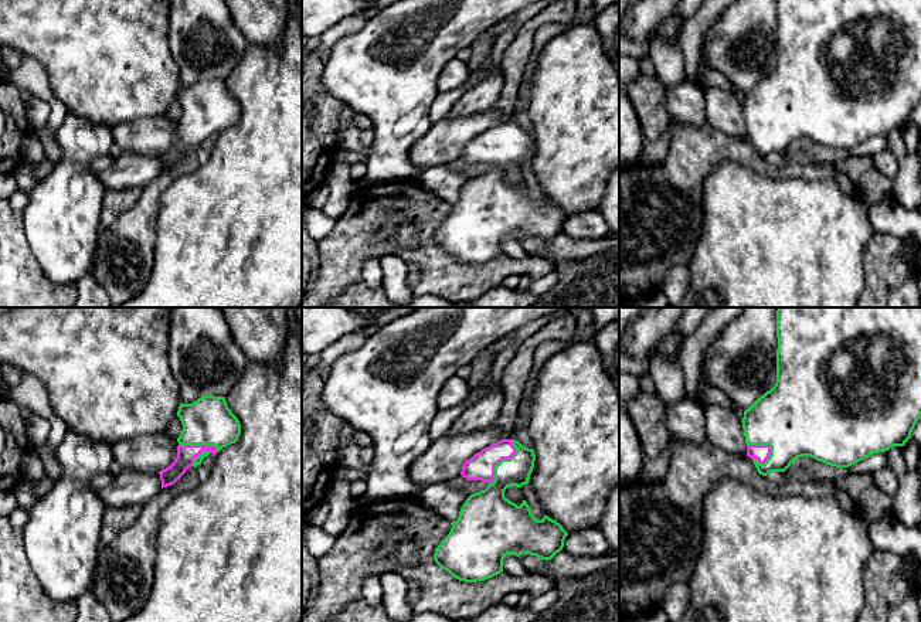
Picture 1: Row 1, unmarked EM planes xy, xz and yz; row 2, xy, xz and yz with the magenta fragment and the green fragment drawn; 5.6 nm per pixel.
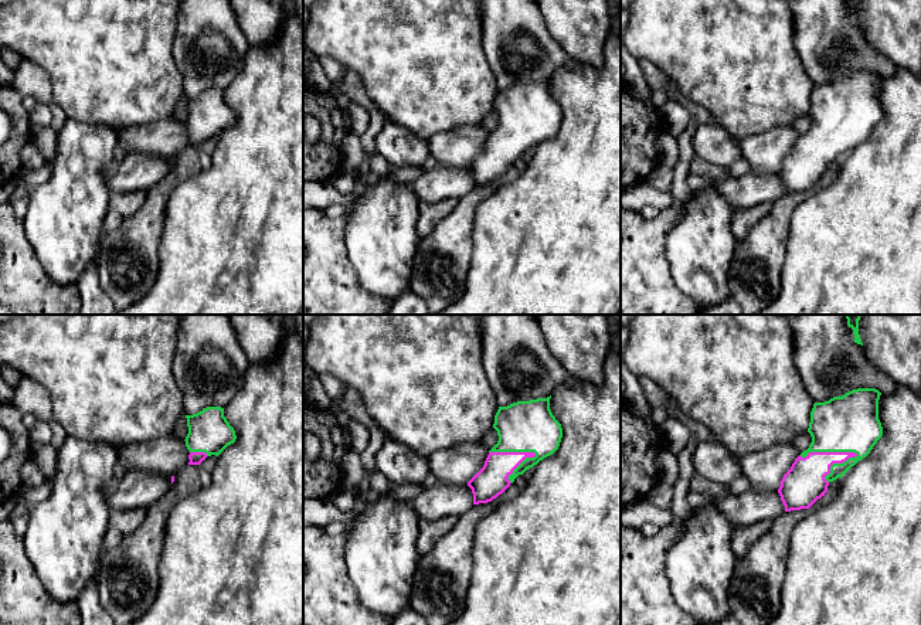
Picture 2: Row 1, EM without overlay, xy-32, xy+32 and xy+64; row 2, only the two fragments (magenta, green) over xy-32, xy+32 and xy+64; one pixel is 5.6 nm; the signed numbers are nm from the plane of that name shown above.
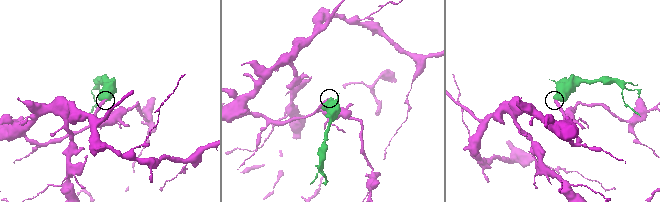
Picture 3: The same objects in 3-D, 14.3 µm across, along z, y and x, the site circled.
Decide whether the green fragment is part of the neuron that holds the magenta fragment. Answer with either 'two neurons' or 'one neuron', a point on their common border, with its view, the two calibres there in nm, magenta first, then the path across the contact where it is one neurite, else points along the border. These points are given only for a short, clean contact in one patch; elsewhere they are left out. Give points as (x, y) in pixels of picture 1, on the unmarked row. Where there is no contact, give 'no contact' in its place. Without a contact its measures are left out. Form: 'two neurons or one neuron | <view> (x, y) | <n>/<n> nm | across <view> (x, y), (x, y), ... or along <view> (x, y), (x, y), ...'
one neuron | xz (502, 140) | 160/160 nm | across xz (481, 149), (495, 148), (502, 140), (516, 153)

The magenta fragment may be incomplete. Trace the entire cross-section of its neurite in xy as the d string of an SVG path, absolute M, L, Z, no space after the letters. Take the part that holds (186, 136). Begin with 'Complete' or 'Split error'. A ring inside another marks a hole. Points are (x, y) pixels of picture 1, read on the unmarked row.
Split error. M203 78L193 86L181 85L177 99L183 108L177 120L177 140L159 154L162 171L174 167L188 150L197 150L210 136L235 126L241 118L241 106L225 79Z

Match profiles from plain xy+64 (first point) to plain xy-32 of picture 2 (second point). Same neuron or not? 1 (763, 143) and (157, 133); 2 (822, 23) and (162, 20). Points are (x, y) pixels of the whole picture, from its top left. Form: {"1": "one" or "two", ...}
{"1": "one", "2": "two"}

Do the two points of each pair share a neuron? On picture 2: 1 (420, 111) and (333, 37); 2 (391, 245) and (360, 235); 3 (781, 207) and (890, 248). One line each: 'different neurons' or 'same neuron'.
1: same neuron
2: same neuron
3: different neurons

